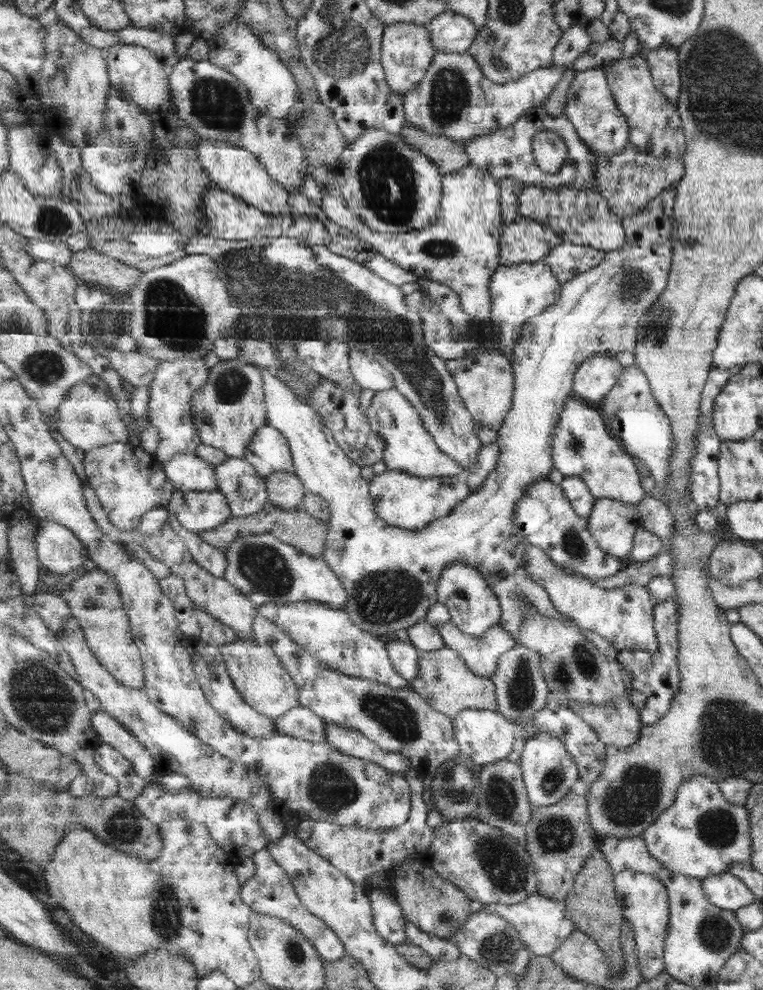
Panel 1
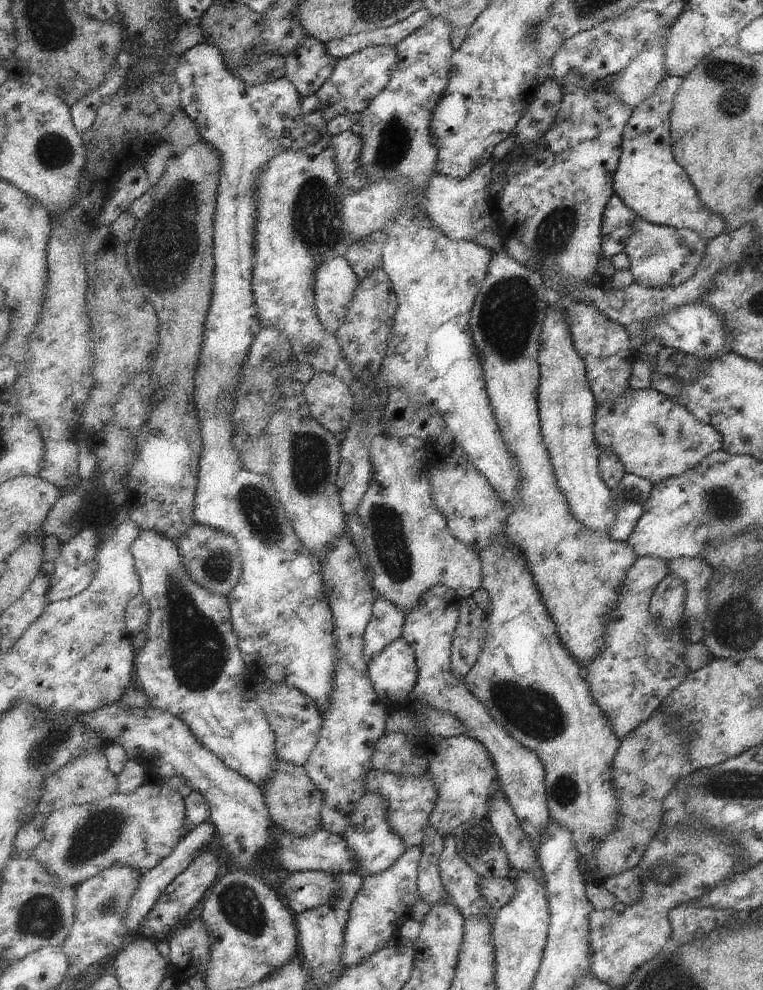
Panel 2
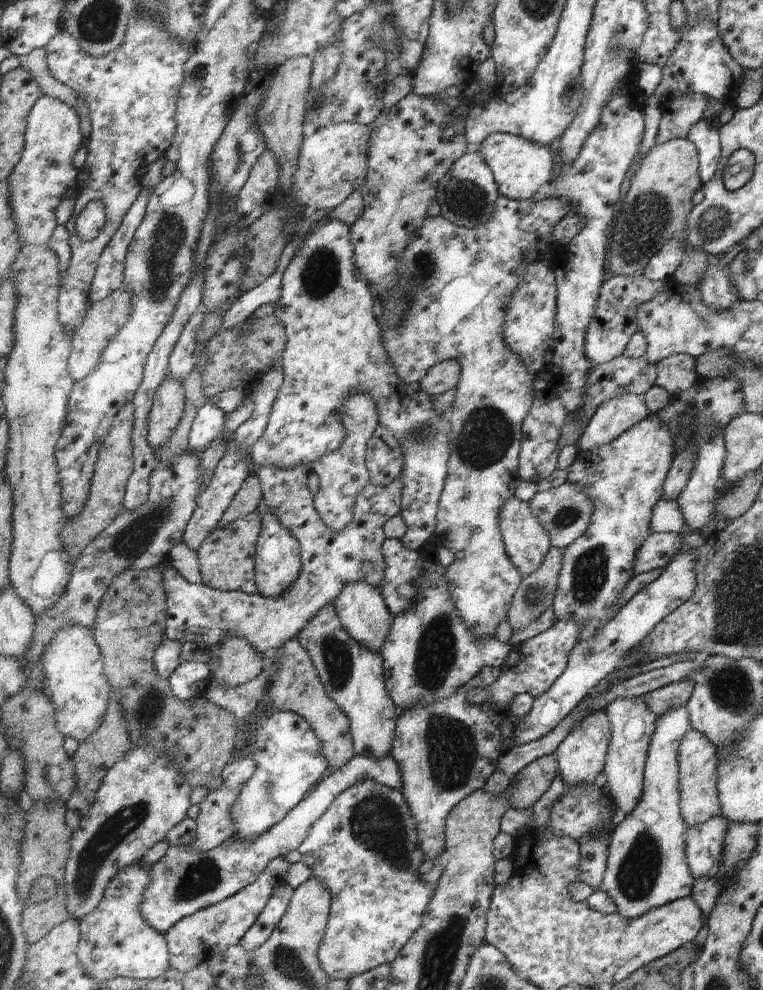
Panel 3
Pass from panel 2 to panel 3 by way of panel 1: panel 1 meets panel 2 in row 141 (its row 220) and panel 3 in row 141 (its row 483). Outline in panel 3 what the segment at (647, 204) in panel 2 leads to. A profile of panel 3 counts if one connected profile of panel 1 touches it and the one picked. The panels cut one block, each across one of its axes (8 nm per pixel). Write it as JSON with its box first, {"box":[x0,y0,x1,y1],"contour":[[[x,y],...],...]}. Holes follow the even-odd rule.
{"box":[293,123,557,211],"contour":[[[337,123],[321,127],[313,136],[304,138],[293,190],[301,204],[311,210],[331,211],[342,205],[367,182],[367,168],[372,128],[365,124]],[[495,133],[481,144],[470,144],[469,152],[480,152],[494,172],[501,195],[513,200],[524,201],[533,198],[543,184],[549,183],[555,175],[553,168],[557,160],[549,146],[527,140],[524,136],[511,133]]]}

